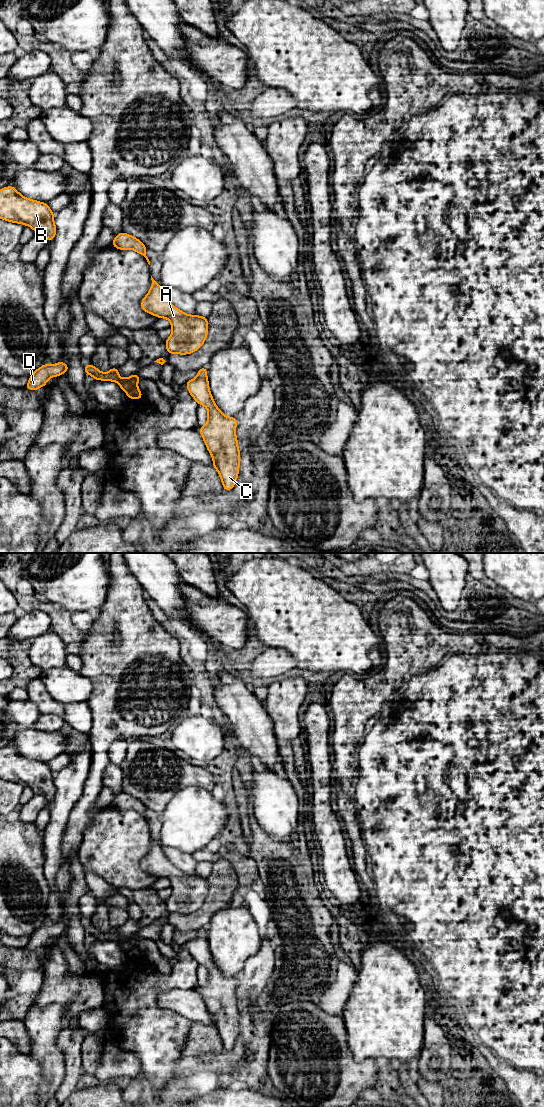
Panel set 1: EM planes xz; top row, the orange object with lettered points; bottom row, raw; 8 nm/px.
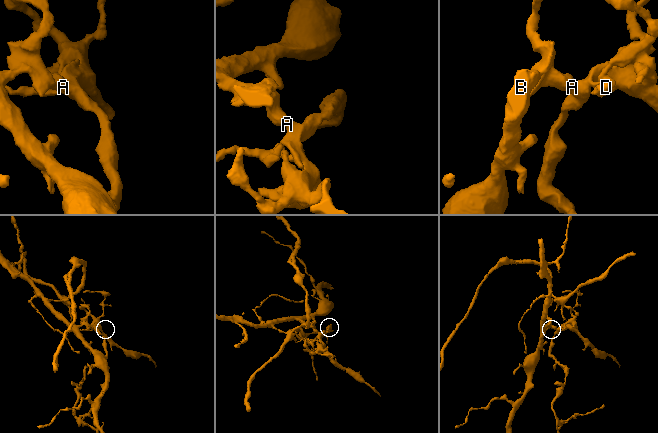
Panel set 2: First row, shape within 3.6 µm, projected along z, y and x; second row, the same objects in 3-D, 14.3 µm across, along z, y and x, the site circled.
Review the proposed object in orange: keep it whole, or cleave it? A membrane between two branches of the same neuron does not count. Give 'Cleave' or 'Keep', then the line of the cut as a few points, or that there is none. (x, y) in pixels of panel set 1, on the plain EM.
Cleave. Split along xz (136, 946), (126, 952)

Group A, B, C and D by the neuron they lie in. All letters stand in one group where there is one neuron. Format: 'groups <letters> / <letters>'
groups A B C / D

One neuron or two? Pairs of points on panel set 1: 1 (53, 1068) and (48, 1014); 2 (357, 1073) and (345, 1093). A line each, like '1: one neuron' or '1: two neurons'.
1: one neuron
2: one neuron

